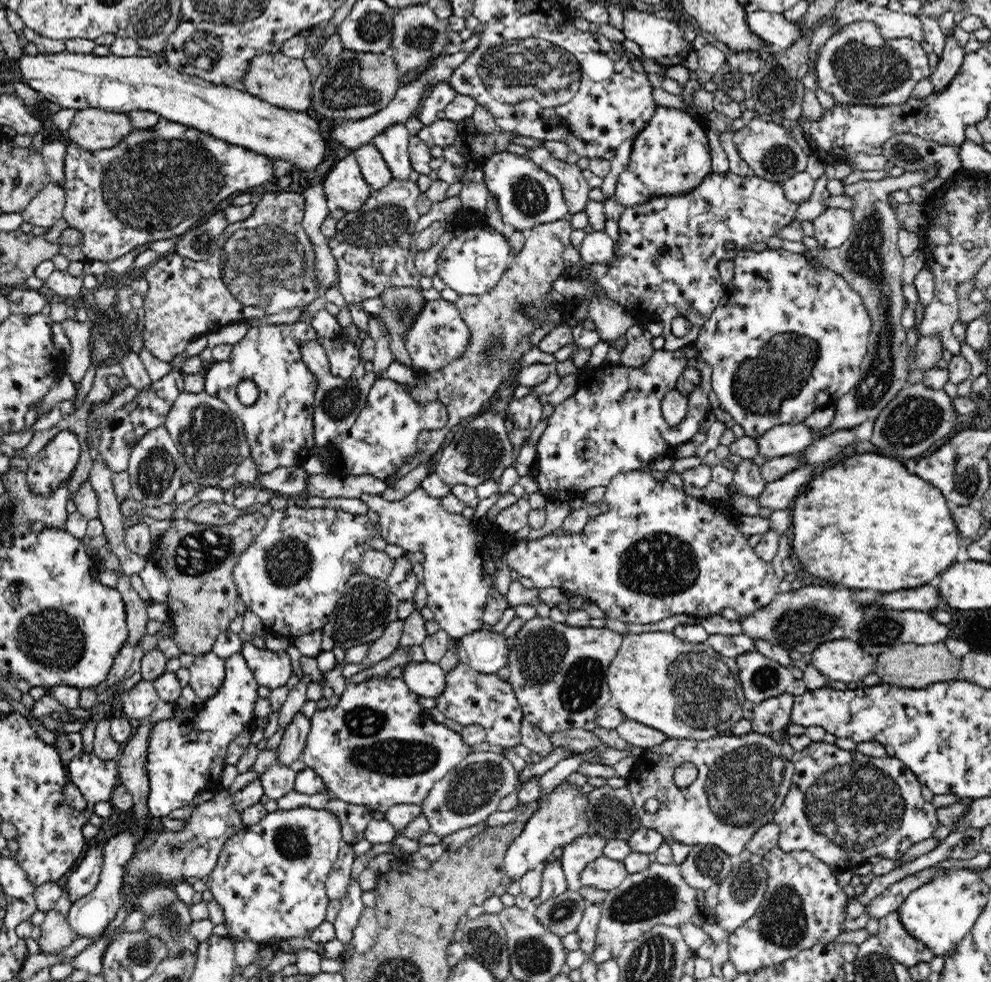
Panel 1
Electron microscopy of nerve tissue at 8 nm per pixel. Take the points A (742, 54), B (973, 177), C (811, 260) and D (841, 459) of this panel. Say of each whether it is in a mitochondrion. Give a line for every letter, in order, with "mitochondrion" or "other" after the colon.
A: other
B: other
C: other
D: other

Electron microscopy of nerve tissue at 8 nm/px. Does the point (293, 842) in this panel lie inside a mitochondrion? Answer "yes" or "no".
yes

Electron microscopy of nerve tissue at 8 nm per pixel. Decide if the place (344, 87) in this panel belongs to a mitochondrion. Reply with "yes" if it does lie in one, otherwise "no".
yes

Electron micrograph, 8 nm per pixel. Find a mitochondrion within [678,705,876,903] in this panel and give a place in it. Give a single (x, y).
(744, 784)

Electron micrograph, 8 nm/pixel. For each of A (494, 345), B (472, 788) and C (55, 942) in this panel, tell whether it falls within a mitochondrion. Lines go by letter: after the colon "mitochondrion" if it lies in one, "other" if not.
A: mitochondrion
B: mitochondrion
C: other

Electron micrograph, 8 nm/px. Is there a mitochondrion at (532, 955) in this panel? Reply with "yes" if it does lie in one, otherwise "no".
yes

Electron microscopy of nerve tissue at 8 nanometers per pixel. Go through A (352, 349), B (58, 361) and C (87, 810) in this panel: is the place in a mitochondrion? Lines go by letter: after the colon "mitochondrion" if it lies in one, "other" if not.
A: other
B: other
C: other

